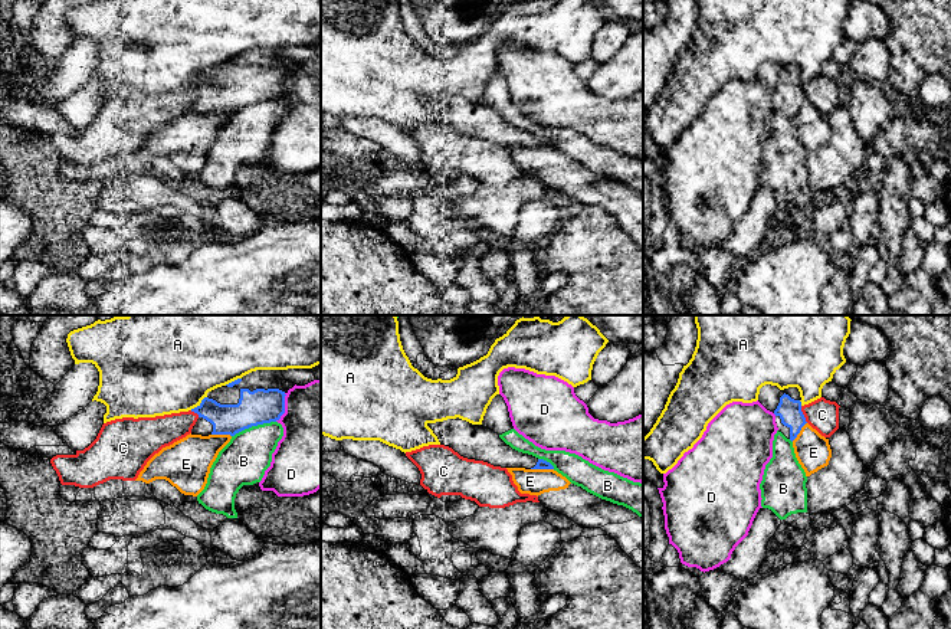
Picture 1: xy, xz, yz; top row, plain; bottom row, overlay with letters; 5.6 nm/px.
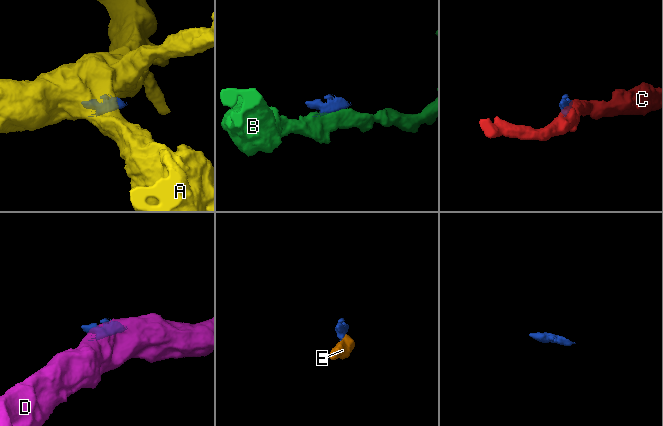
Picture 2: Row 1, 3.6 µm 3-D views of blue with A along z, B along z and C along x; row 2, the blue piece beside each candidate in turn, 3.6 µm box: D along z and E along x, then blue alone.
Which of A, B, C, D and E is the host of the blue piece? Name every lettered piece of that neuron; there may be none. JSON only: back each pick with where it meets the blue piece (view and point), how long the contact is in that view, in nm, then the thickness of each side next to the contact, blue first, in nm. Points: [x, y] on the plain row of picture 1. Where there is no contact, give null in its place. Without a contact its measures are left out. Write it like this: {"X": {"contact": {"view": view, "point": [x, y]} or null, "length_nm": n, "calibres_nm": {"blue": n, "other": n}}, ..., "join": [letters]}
{"join": []}

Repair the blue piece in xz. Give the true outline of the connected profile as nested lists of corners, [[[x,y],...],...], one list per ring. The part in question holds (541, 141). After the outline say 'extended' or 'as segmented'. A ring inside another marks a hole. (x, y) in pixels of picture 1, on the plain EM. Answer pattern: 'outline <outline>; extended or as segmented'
outline [[[447,96],[427,101],[440,122],[452,125],[460,134],[483,138],[501,145],[554,147],[554,144],[532,132],[518,130],[506,122],[498,111],[482,102]]]; extended

